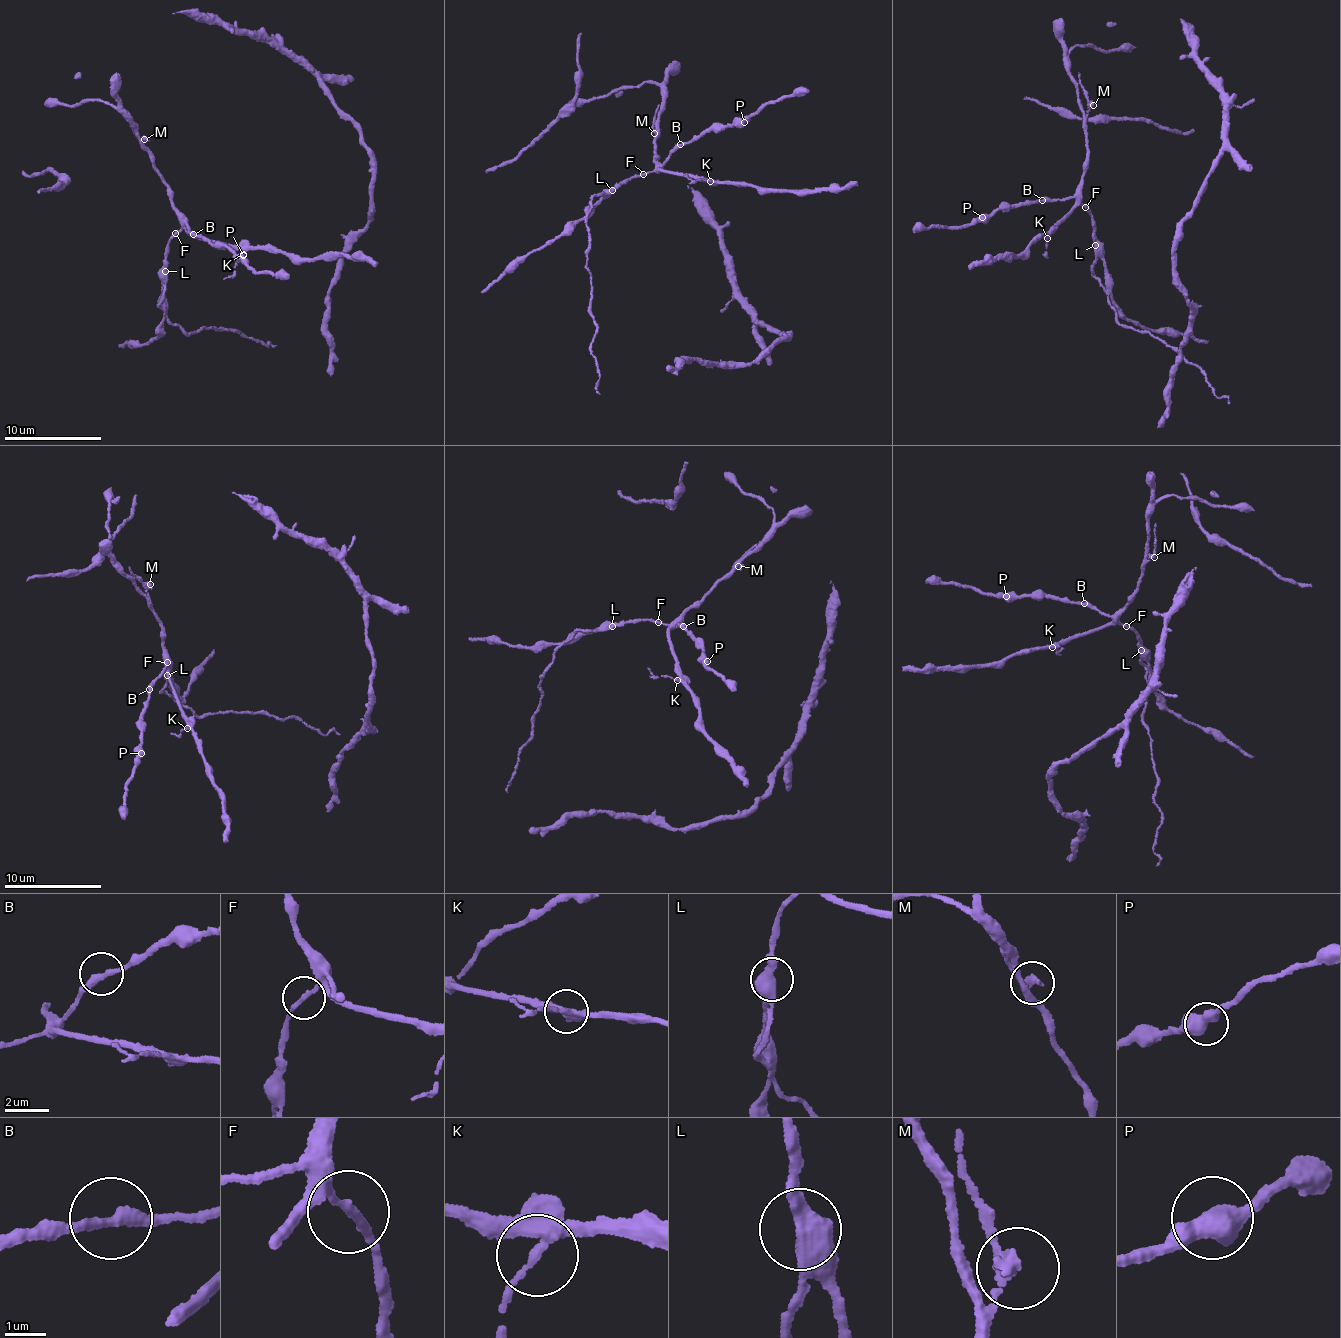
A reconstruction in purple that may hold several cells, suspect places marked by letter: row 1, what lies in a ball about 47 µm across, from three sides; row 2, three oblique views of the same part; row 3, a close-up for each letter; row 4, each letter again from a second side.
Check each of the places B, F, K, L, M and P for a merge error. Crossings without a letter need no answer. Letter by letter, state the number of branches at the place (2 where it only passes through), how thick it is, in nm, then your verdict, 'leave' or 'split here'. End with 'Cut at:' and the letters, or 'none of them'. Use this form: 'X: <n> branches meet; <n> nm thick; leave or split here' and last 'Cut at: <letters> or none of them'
B: 2 branches meet; 280 nm thick; leave
F: 2 branches meet; 180 nm thick; leave
K: 4 branches meet; 280 nm thick; leave
L: 2 branches meet; 500 nm thick; split here
M: 2 branches meet; 240 nm thick; leave
P: 2 branches meet; 500 nm thick; leave
Cut at: L

